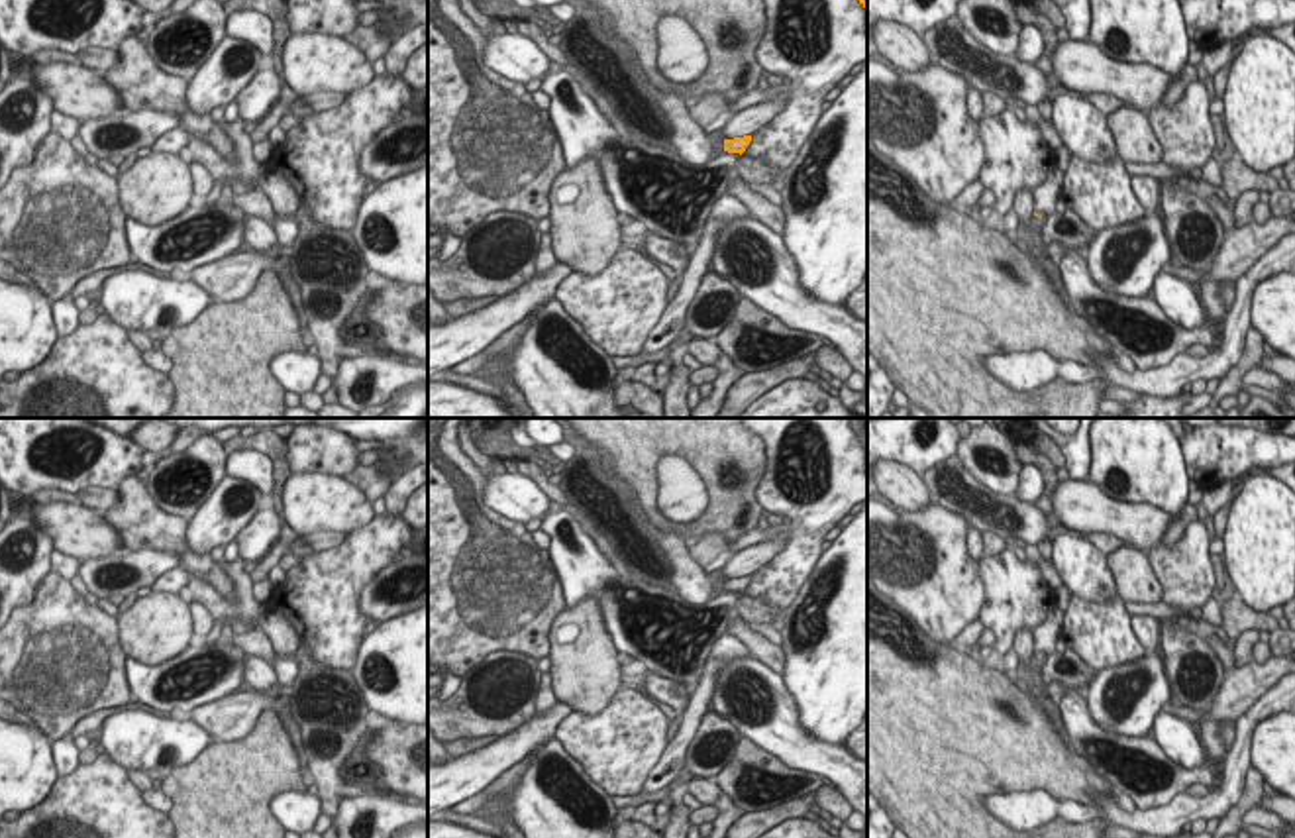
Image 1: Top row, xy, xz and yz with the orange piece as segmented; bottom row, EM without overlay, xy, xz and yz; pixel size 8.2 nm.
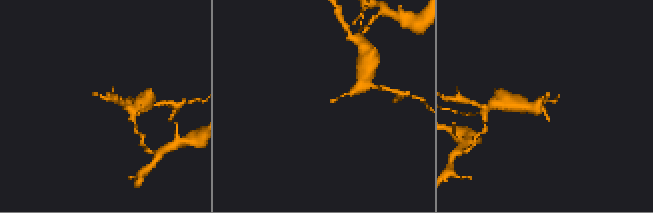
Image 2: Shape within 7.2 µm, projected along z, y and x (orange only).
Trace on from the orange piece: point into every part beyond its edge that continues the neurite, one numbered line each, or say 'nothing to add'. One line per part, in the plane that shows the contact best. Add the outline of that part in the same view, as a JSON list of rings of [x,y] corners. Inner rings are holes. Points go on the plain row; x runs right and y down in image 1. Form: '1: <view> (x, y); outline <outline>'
nothing to add

